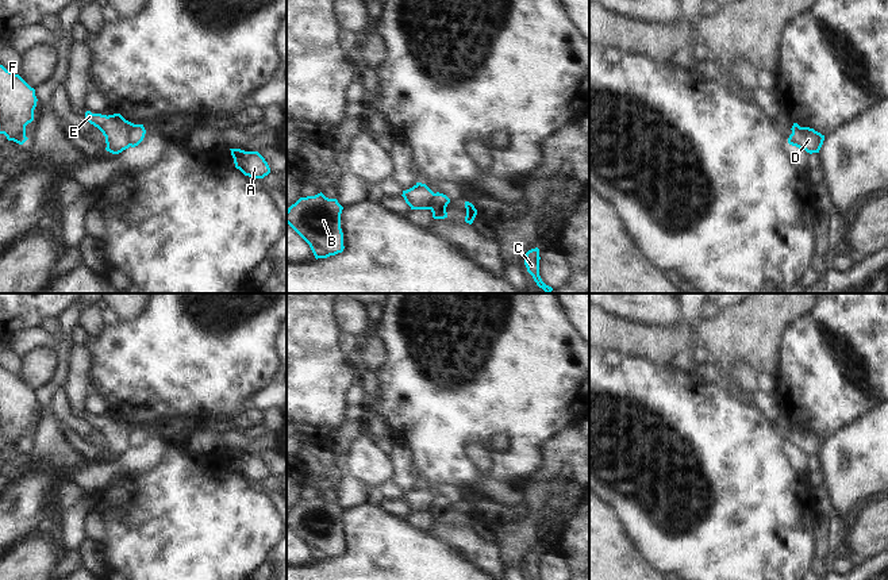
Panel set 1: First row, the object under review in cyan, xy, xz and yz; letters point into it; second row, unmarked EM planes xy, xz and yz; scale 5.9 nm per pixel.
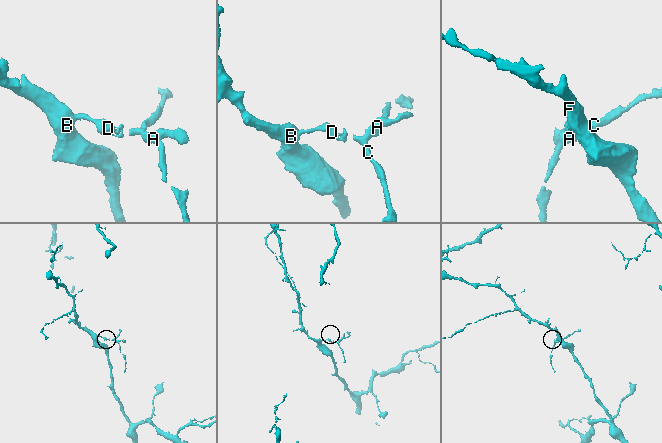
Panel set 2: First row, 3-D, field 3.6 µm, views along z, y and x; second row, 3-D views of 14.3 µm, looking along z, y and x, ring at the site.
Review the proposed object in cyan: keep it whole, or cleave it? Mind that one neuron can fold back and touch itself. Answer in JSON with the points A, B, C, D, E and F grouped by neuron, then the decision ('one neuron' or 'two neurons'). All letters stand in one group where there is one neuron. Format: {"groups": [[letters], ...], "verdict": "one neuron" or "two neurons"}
{"groups": [["A", "C", "D"], ["B", "E", "F"]], "verdict": "two neurons"}

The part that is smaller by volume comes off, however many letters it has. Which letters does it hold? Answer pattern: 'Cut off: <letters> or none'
Cut off: A, C, D

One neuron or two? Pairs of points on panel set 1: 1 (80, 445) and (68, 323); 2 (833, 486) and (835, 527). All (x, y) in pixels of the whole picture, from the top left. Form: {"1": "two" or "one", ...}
{"1": "two", "2": "two"}

